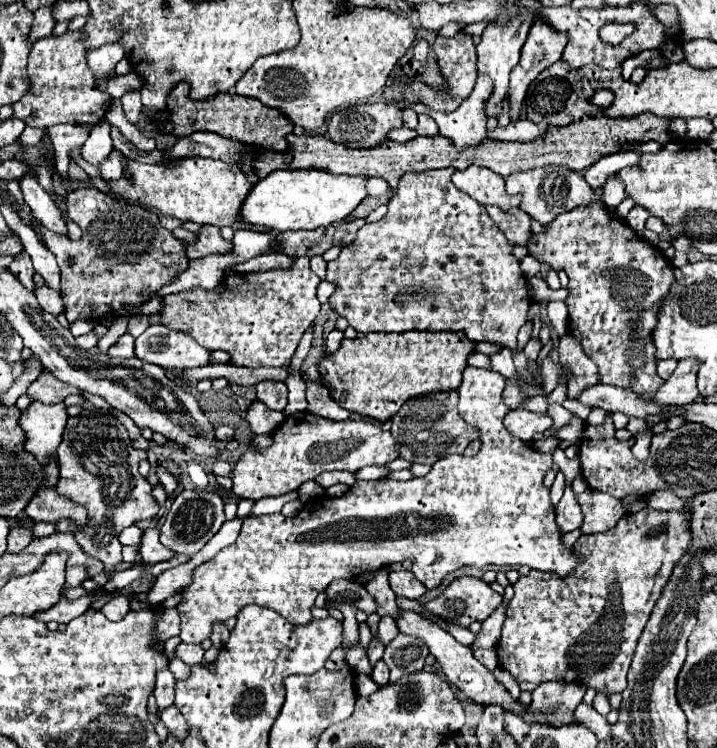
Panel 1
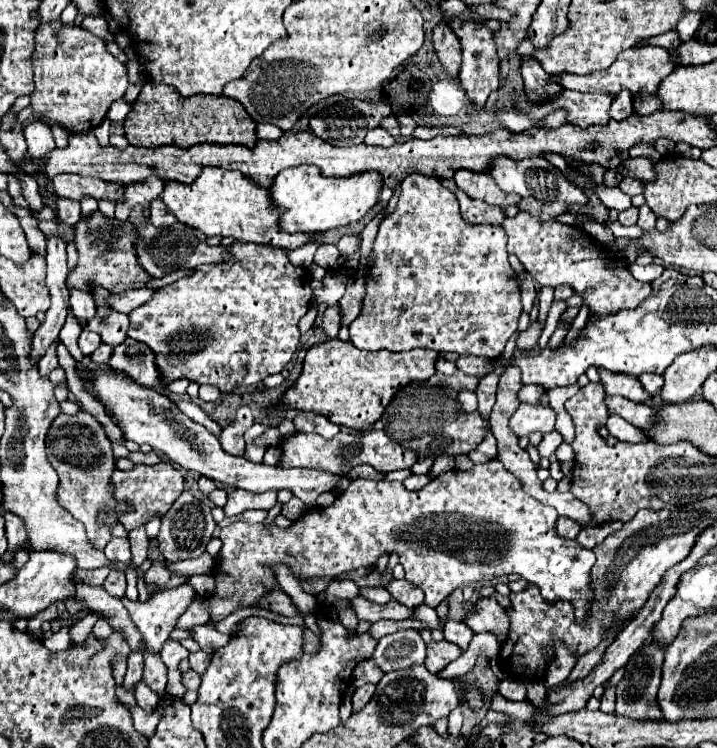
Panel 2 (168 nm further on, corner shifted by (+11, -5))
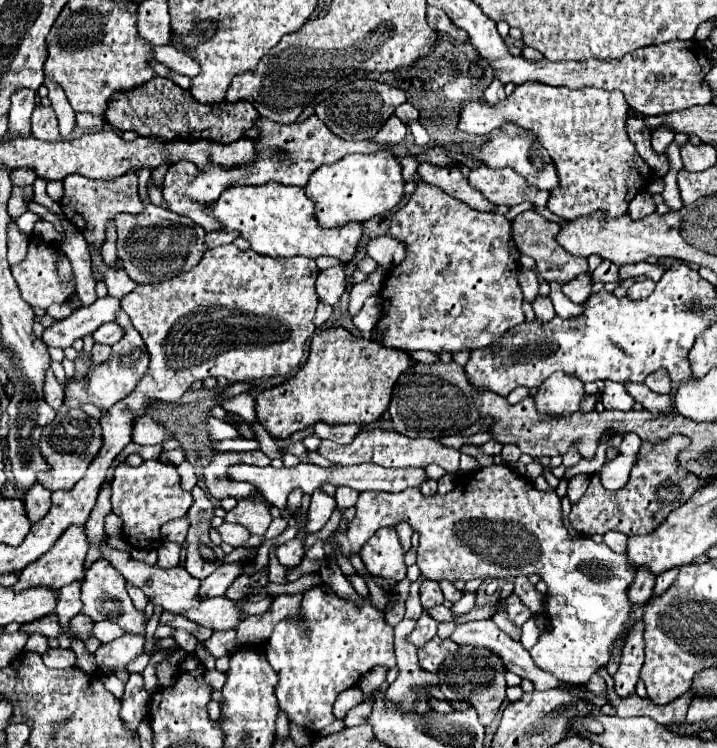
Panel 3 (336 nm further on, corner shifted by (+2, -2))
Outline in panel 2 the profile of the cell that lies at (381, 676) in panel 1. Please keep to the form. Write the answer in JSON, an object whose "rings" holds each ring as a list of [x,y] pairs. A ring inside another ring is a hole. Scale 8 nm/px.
{"rings":[[[362,685],[362,687],[358,687],[358,689],[354,691],[354,695],[352,695],[352,711],[354,711],[354,713],[364,709],[364,705],[370,701],[374,689],[376,689],[374,685]]]}

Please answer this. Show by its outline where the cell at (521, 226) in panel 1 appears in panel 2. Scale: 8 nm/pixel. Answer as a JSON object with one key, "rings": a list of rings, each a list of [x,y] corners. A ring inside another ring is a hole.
{"rings":[[[448,181],[446,187],[456,195],[458,205],[460,205],[460,213],[468,223],[492,223],[492,225],[500,225],[504,221],[504,211],[500,207],[488,205],[484,201],[476,201],[470,199],[464,191],[460,191],[456,187],[456,183]]]}

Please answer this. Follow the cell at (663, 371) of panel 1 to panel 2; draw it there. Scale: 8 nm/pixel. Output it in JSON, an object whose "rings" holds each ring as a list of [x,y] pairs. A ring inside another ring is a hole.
{"rings":[[[644,373],[644,375],[638,377],[638,381],[642,383],[642,387],[644,387],[650,395],[658,393],[658,391],[662,389],[662,385],[664,385],[664,377],[662,377],[662,375],[656,375],[656,373]]]}

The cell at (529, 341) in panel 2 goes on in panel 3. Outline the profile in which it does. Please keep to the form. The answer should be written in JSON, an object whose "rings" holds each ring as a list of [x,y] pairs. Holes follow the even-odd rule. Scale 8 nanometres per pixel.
{"rings":[[[537,296],[533,300],[533,310],[535,310],[535,316],[537,320],[543,324],[547,320],[551,320],[551,316],[555,316],[555,310],[553,310],[553,304],[549,298],[543,298],[543,296]]]}

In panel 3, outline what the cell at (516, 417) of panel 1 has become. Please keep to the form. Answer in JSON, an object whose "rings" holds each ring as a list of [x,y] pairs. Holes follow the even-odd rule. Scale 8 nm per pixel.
{"rings":[[[557,372],[545,380],[545,384],[539,386],[539,392],[535,396],[535,406],[541,414],[549,416],[569,416],[579,410],[581,396],[585,396],[583,382],[575,376],[565,376],[563,372]]]}

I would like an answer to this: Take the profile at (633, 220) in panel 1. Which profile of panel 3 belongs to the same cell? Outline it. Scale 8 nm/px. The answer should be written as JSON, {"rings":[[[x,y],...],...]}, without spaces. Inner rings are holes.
{"rings":[[[647,190],[639,192],[629,204],[631,220],[641,220],[641,218],[645,218],[645,216],[649,216],[653,212],[655,212],[655,202],[653,202],[653,198],[651,198],[651,194]]]}

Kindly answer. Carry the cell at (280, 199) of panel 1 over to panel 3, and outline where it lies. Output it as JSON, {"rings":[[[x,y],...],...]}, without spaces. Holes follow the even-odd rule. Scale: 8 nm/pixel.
{"rings":[[[391,152],[347,154],[337,164],[321,166],[305,184],[307,198],[315,204],[315,220],[323,228],[345,226],[349,222],[365,222],[377,214],[389,212],[403,198],[401,164]]]}

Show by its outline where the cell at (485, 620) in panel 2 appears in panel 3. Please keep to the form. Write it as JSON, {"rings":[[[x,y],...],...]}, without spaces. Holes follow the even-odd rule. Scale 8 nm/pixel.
{"rings":[[[509,596],[507,600],[505,600],[505,604],[507,604],[507,614],[509,614],[509,620],[515,624],[515,626],[522,627],[527,620],[529,620],[529,616],[531,616],[531,612],[529,612],[529,608],[517,598],[517,596]]]}

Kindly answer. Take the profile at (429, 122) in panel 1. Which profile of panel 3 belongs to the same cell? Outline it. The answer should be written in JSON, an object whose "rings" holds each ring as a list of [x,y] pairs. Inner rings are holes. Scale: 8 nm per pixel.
{"rings":[[[405,102],[405,104],[401,104],[401,106],[395,110],[395,114],[397,114],[397,116],[403,120],[403,124],[407,124],[407,126],[409,126],[413,120],[417,120],[417,118],[419,118],[417,108],[413,108],[413,106],[411,106],[411,104],[407,104],[407,102]]]}

